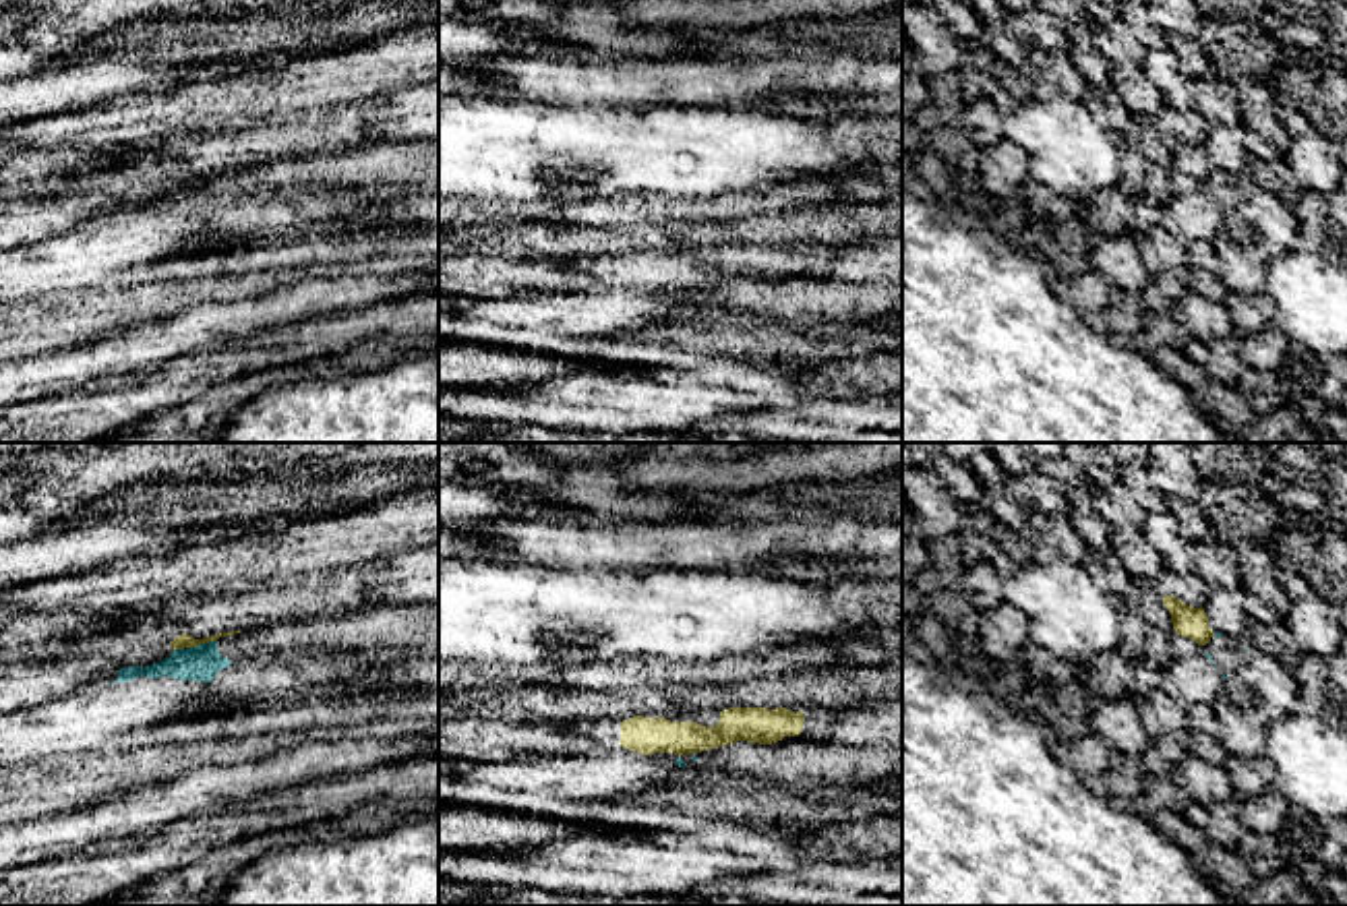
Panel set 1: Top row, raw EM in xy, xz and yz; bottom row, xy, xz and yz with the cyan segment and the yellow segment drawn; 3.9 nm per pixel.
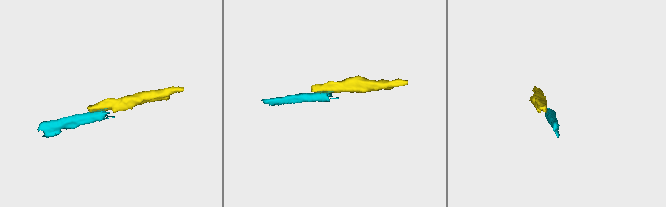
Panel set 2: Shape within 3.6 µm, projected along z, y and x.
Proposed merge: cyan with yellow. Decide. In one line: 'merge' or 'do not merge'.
do not merge

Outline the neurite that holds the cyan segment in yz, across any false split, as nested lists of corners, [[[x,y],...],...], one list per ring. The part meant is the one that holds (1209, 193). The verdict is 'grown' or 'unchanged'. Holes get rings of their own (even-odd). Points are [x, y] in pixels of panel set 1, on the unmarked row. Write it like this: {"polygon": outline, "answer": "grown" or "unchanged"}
{"polygon": [[[1215,170],[1204,182],[1204,190],[1219,205],[1223,215],[1227,215],[1244,201],[1248,184],[1239,176]]], "answer": "grown"}

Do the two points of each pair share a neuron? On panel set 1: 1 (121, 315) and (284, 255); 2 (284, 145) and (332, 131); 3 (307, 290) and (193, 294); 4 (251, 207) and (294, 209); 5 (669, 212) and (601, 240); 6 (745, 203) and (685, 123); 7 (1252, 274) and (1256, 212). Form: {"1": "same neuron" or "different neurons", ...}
{"1": "same neuron", "2": "same neuron", "3": "different neurons", "4": "same neuron", "5": "same neuron", "6": "different neurons", "7": "same neuron"}

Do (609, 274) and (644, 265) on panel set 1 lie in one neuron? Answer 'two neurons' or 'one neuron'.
one neuron

